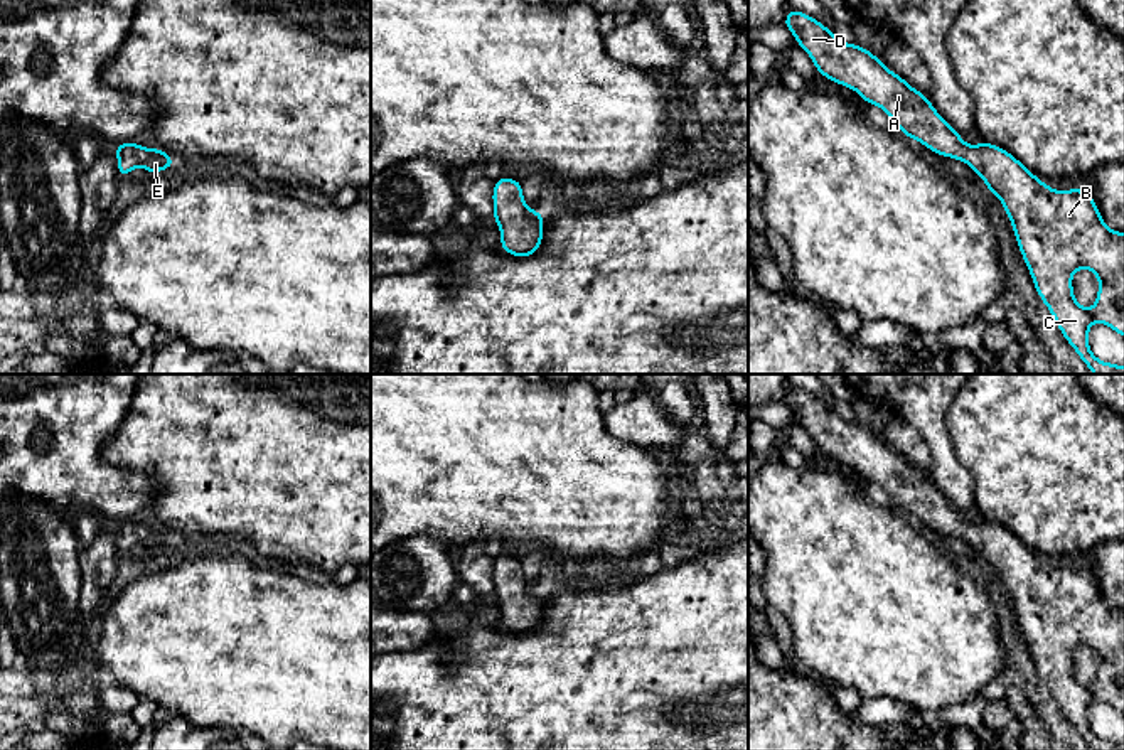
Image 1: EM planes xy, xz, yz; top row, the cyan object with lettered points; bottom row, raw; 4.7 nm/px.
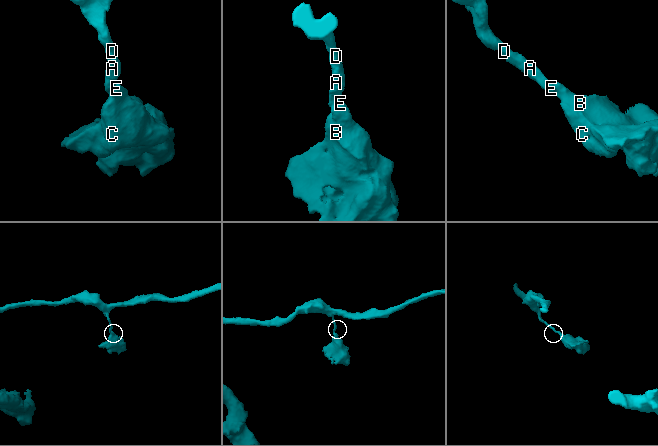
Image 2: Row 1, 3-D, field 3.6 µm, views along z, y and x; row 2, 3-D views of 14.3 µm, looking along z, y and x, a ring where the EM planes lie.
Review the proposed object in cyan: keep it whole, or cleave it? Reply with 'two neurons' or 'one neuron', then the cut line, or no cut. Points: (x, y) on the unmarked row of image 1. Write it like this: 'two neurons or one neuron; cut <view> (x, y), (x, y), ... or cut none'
one neuron; cut none

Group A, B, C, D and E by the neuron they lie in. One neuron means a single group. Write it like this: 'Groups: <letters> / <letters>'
Groups: A B C D E

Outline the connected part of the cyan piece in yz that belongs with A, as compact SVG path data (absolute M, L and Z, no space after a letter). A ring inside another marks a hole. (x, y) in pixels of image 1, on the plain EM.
M789 386L784 403L809 431L817 452L856 469L864 480L880 484L902 507L903 514L915 516L935 533L966 539L984 558L988 568L1001 578L1004 592L1011 597L1020 630L1030 647L1036 671L1048 684L1062 713L1092 750L1124 750L1124 743L1097 737L1089 723L1089 708L1094 699L1109 703L1124 715L1124 610L1105 603L1092 571L1079 565L1070 568L1052 566L1008 528L994 521L967 522L925 472L890 448L870 426L843 420L811 393ZM1080 646L1090 647L1099 656L1095 683L1090 688L1082 684L1073 672L1072 654Z

